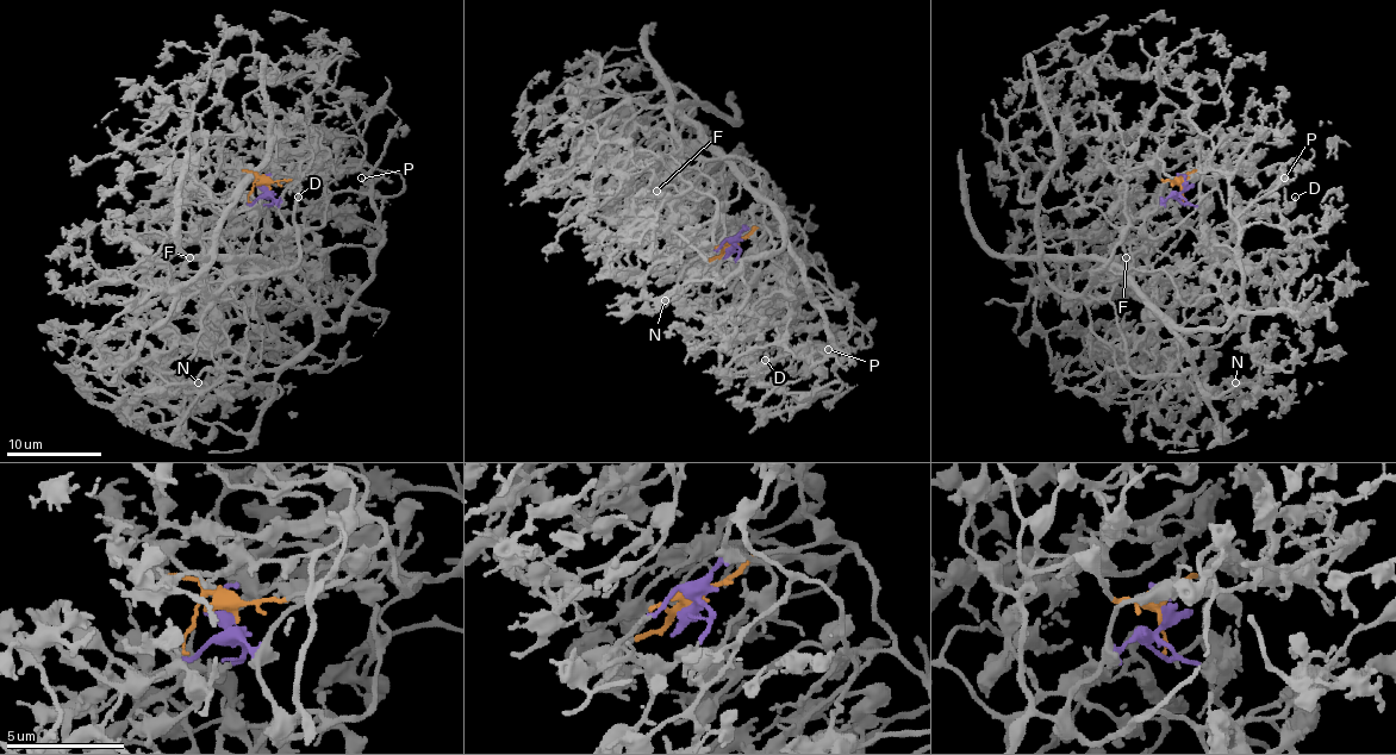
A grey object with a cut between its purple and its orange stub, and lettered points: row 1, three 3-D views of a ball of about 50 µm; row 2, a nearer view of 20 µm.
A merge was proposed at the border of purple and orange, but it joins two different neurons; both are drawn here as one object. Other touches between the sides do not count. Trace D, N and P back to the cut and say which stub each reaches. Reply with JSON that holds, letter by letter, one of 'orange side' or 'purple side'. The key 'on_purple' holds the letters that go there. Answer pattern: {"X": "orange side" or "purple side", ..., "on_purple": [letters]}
{"D": "orange side", "N": "orange side", "P": "orange side", "on_purple": []}

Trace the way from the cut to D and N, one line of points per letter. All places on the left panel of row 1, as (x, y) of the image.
D: (267, 185), (310, 175), (329, 158), (338, 178), (362, 170), (372, 180), (374, 211), (386, 225), (298, 197)
N: (267, 185), (329, 158), (338, 178), (362, 170), (384, 247), (250, 432), (198, 420), (198, 382)

